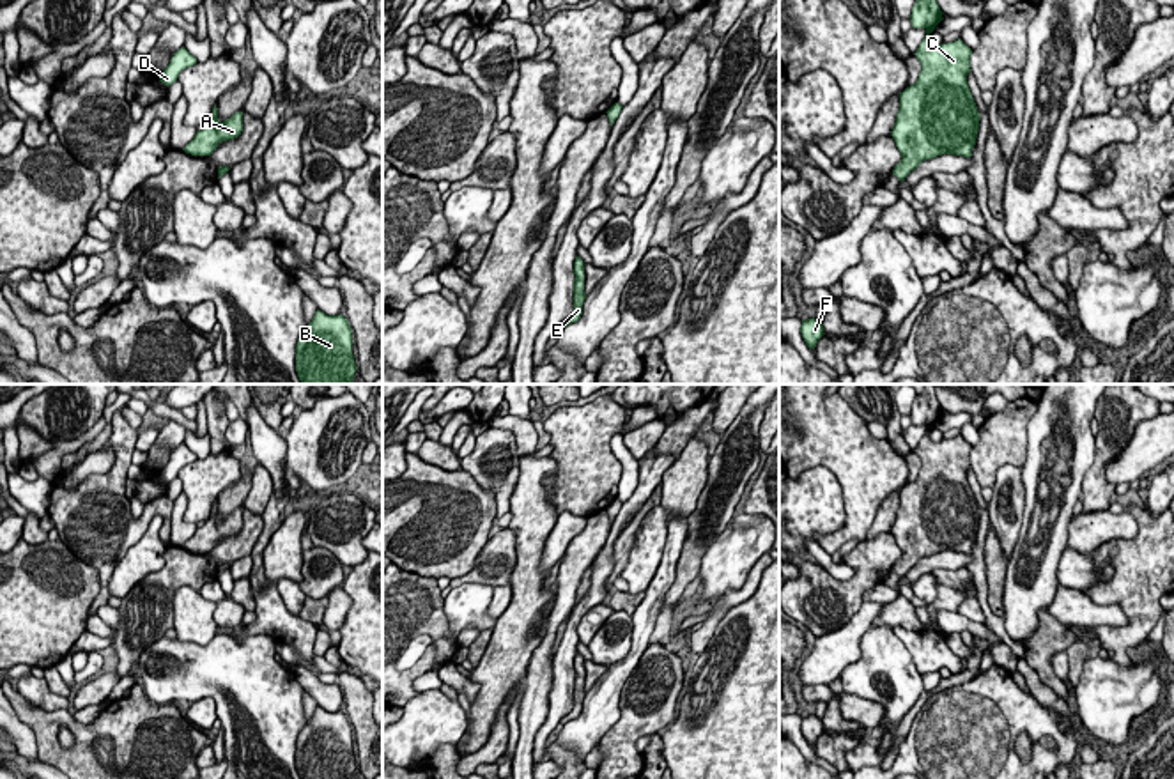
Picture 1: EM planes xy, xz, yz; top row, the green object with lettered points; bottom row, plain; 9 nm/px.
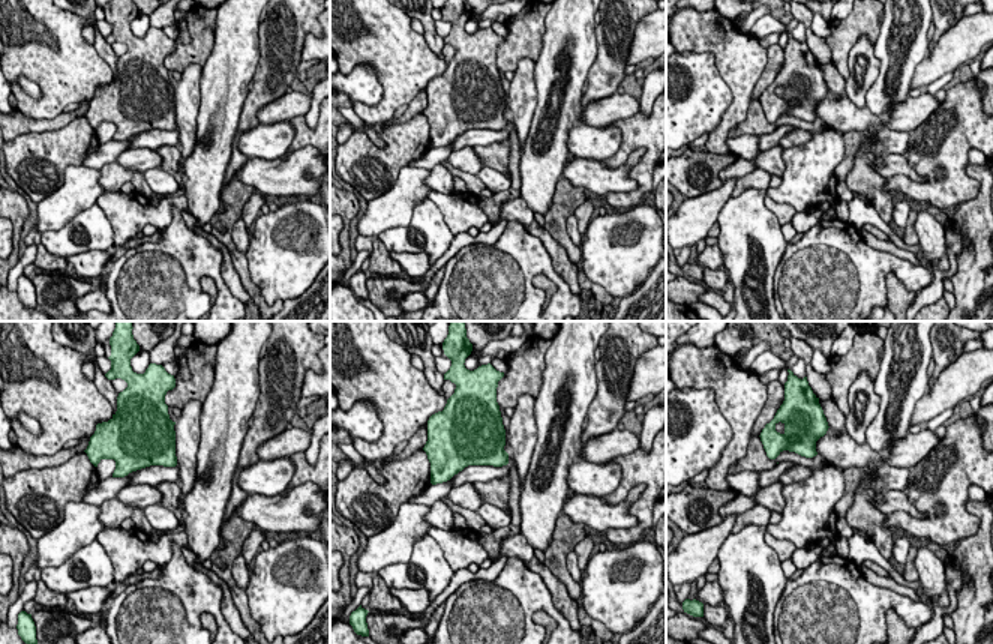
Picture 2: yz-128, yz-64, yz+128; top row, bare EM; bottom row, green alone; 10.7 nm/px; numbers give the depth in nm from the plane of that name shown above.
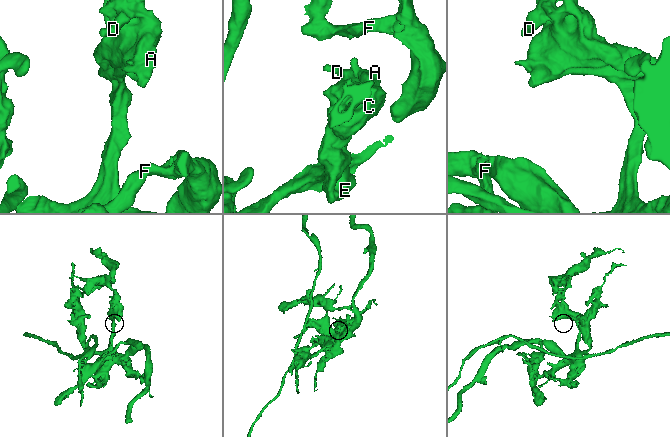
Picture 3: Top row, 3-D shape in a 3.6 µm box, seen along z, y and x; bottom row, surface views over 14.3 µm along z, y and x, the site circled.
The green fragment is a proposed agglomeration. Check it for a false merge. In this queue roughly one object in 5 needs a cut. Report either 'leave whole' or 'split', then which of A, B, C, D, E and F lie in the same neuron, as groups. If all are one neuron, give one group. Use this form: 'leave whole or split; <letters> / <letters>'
leave whole; A B C D E F

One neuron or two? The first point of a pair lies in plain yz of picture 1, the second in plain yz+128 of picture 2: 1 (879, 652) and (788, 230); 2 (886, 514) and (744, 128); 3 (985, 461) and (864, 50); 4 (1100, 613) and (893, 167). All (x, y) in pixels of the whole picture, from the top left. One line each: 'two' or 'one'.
1: two
2: two
3: two
4: one

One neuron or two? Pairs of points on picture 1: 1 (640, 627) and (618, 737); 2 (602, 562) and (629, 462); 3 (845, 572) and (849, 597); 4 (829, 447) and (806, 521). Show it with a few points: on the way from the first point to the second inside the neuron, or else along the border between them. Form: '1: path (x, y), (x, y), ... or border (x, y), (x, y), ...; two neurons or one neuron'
1: border (650, 643), (624, 686), (620, 714); two neurons
2: border (640, 462), (640, 482), (624, 503); two neurons
3: border (820, 563), (838, 579), (849, 579), (856, 572); two neurons
4: border (797, 477), (826, 466), (834, 475), (845, 503); two neurons

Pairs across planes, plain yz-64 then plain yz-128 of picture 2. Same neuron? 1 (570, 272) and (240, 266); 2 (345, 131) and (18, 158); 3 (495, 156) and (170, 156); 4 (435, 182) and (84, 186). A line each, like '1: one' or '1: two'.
1: two
2: two
3: one
4: two

